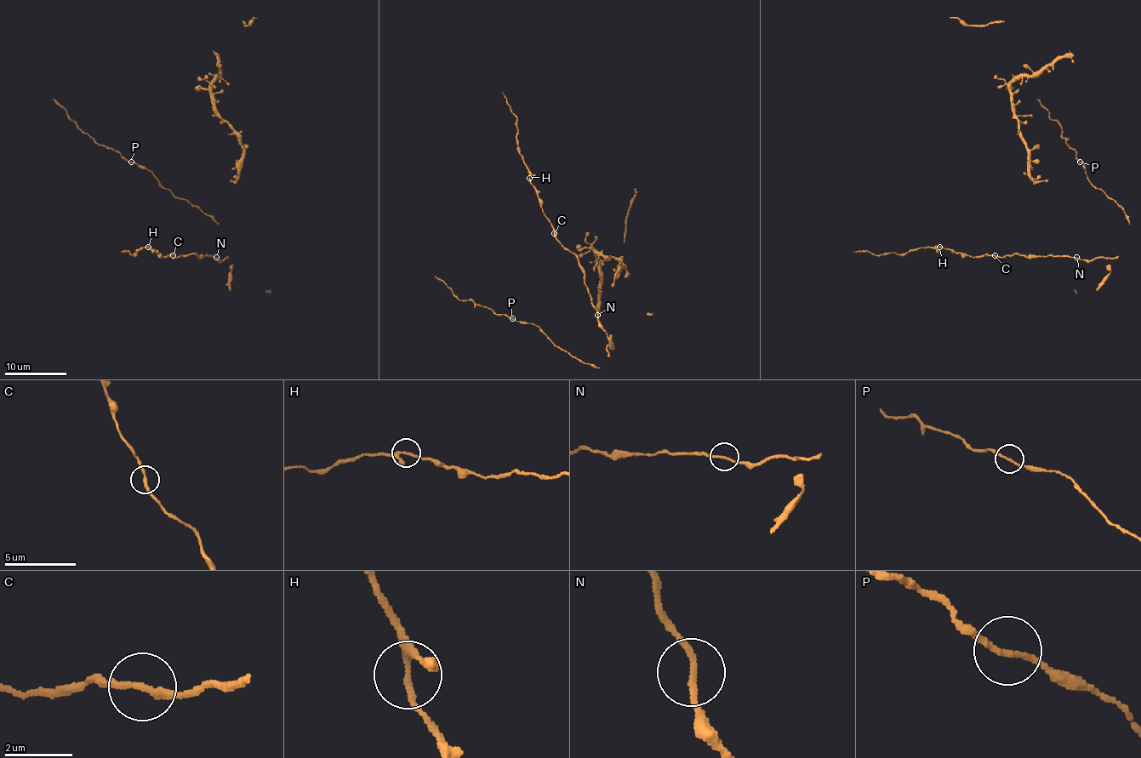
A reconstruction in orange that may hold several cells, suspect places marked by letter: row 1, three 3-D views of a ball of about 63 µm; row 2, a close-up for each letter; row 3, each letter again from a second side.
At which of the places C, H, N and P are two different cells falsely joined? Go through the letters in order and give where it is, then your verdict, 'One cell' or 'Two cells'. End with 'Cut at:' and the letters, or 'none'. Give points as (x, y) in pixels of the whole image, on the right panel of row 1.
C: Place: (995, 255). One cell
H: Place: (939, 247). One cell
N: Place: (1076, 257). One cell
P: Place: (1080, 162). One cell
Cut at: none

